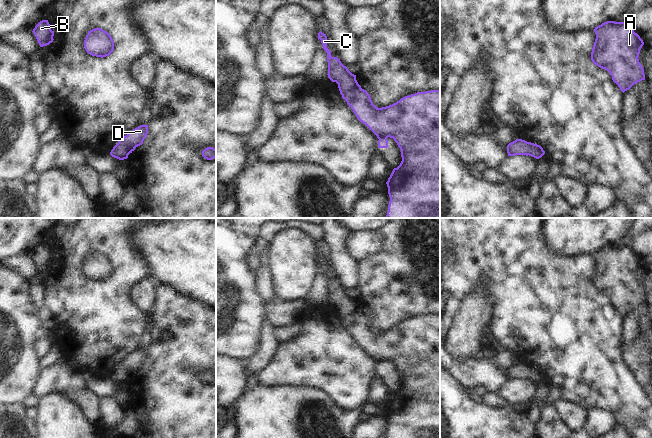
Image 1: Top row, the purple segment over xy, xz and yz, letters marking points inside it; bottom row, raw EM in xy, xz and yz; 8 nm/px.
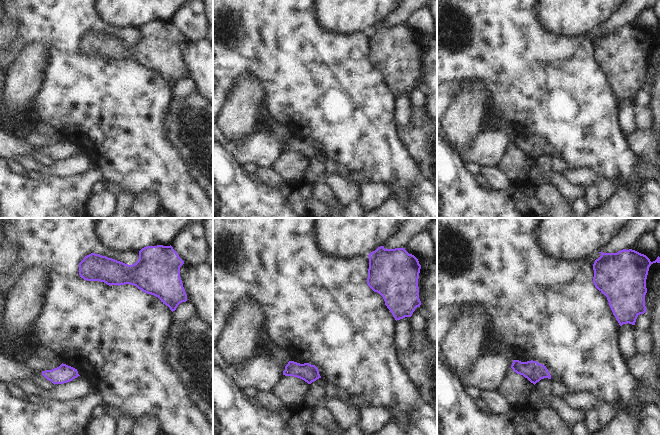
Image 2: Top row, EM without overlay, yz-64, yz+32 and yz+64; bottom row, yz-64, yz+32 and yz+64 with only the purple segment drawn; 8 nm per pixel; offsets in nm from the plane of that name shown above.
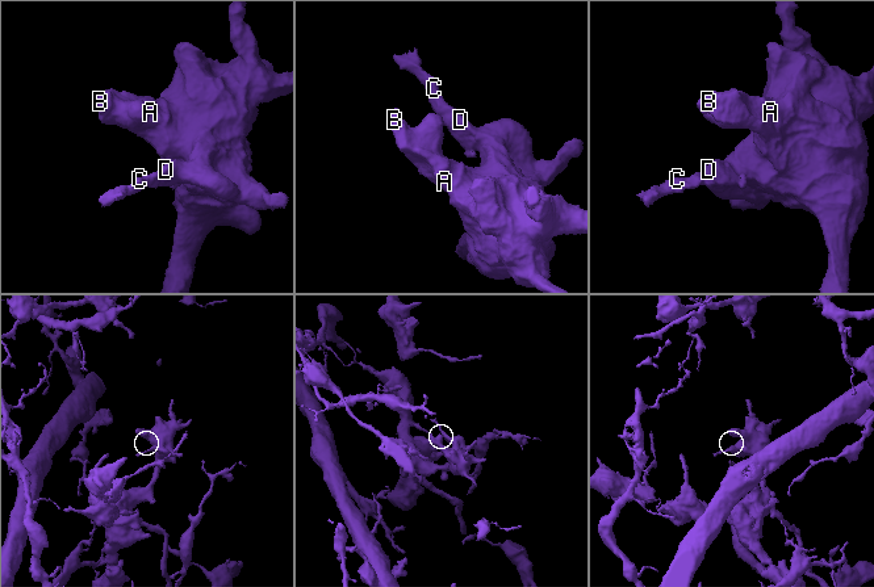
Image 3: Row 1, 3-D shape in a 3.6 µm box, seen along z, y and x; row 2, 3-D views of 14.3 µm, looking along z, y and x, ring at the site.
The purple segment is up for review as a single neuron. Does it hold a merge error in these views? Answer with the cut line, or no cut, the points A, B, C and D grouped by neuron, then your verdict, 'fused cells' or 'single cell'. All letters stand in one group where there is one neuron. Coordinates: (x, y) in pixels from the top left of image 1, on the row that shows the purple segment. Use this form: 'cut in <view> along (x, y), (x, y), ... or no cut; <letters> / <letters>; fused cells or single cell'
no cut; A B C D; single cell

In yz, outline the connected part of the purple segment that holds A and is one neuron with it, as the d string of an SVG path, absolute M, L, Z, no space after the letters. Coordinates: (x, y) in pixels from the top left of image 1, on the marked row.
M607 21L595 27L594 32L596 39L591 52L591 60L595 65L610 73L613 82L623 93L634 84L645 80L644 70L638 59L644 42L627 22Z

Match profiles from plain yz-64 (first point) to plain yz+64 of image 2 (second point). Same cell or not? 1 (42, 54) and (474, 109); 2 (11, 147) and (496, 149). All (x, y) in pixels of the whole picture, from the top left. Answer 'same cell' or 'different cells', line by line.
1: same cell
2: same cell

